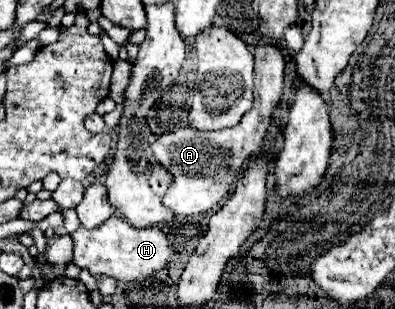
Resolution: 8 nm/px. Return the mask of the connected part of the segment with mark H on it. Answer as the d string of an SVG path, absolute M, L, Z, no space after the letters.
M111 216L107 222L103 222L99 228L93 228L93 230L87 230L81 226L71 236L73 236L73 248L75 248L73 264L77 264L79 268L87 268L95 278L109 276L125 284L141 282L157 276L169 264L169 258L175 252L173 242L167 238L167 234L161 228L157 226L135 228L119 216Z

